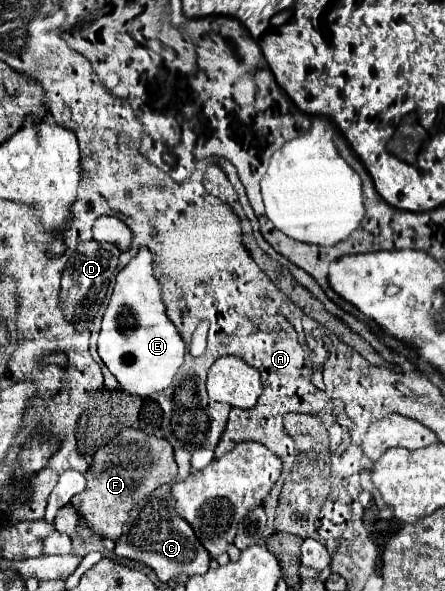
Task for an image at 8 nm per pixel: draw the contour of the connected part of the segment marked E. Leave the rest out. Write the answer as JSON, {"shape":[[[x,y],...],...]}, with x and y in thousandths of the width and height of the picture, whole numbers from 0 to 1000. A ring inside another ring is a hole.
{"shape":[[[317,420],[312,430],[263,464],[245,518],[231,531],[222,602],[245,629],[263,640],[276,663],[330,673],[384,653],[411,616],[416,596],[420,582],[402,569],[402,558],[389,552],[389,545],[375,538],[339,426]]]}

